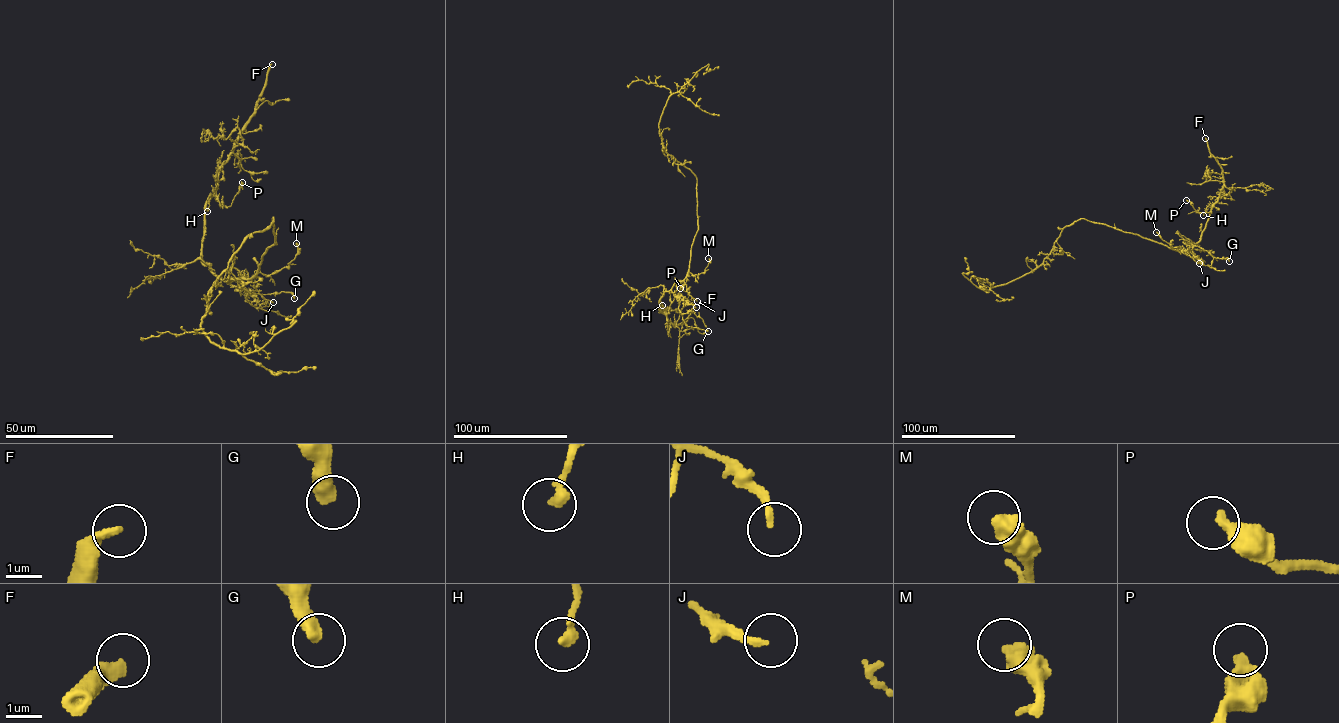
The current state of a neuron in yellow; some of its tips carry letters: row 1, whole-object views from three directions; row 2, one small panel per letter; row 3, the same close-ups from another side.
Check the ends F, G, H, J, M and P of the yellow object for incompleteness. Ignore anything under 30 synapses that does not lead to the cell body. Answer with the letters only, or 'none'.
F

